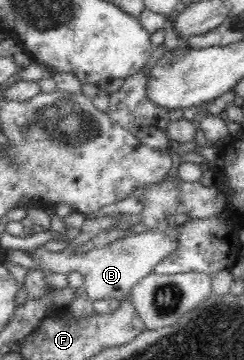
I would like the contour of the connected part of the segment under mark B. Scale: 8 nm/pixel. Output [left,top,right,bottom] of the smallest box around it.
[28,221,179,303]

